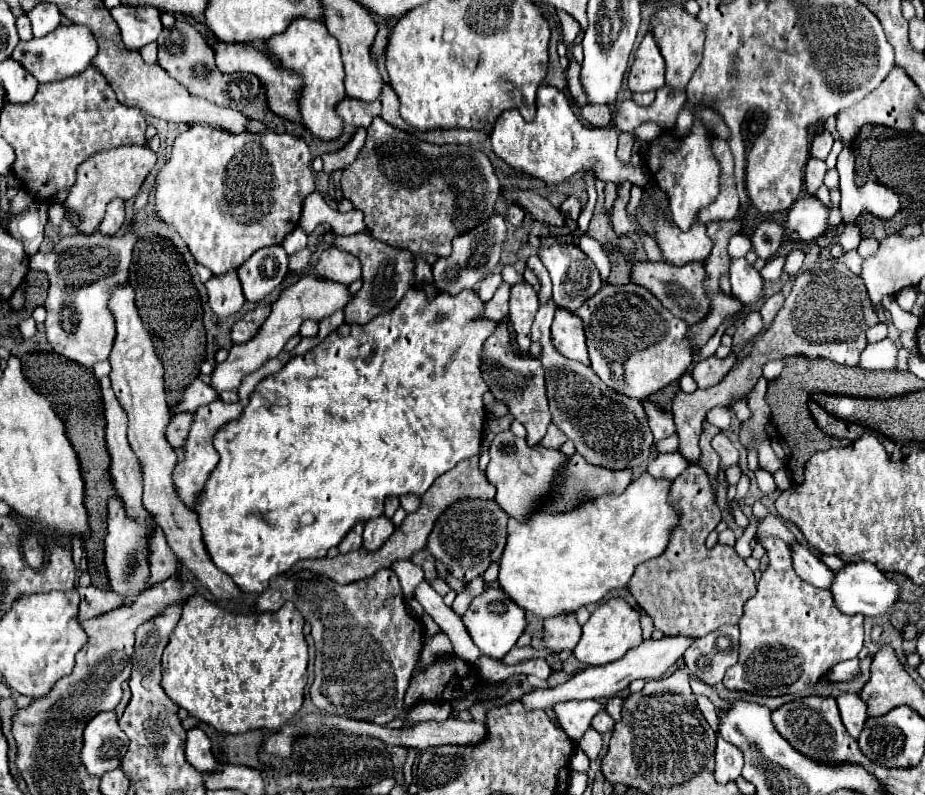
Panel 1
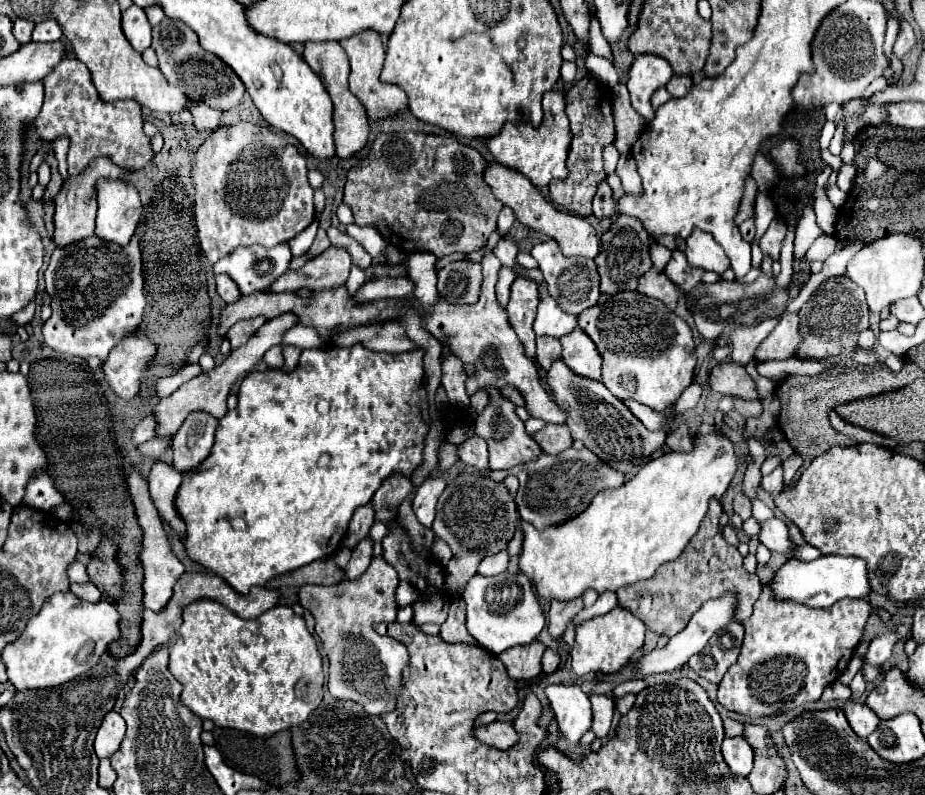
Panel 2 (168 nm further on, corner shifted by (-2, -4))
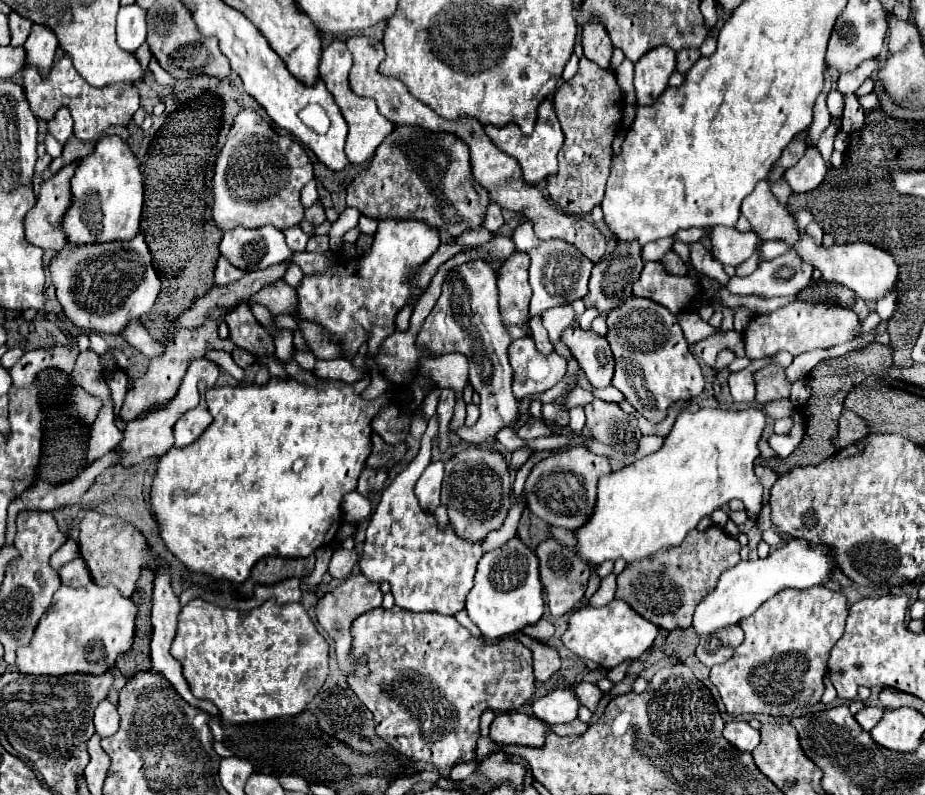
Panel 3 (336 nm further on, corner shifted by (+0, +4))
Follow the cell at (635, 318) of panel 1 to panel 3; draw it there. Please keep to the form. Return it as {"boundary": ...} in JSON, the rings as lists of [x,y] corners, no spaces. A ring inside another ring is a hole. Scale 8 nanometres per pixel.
{"boundary":[[[631,297],[623,307],[609,313],[607,325],[607,341],[615,355],[615,375],[611,385],[619,389],[647,421],[655,425],[661,423],[673,403],[693,399],[703,391],[705,381],[701,367],[689,353],[677,317],[663,305],[653,303],[651,299]]]}

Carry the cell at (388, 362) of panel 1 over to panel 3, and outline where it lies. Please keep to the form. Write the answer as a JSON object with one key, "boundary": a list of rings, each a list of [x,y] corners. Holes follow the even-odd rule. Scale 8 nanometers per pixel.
{"boundary":[[[369,377],[353,383],[353,385],[347,385],[347,383],[341,383],[341,381],[321,381],[319,379],[319,385],[317,387],[309,387],[309,385],[303,385],[303,383],[297,383],[295,379],[271,379],[267,385],[237,385],[237,387],[211,387],[207,389],[207,395],[205,395],[205,401],[207,401],[207,409],[209,413],[213,415],[213,423],[203,431],[203,435],[179,449],[179,447],[171,447],[157,463],[157,471],[155,471],[155,477],[153,477],[153,483],[151,483],[151,493],[149,493],[149,499],[151,499],[151,513],[153,513],[153,519],[159,527],[159,535],[165,543],[165,547],[193,573],[203,573],[203,575],[211,575],[219,581],[229,581],[233,585],[241,585],[247,575],[251,573],[253,565],[263,559],[263,557],[269,557],[269,555],[281,555],[281,557],[307,557],[311,553],[315,553],[315,549],[319,547],[325,547],[329,545],[337,531],[339,531],[339,525],[341,525],[341,499],[345,493],[353,491],[357,487],[357,479],[365,467],[365,459],[369,455],[369,449],[371,449],[371,419],[379,413],[379,409],[391,401],[395,397],[395,391],[391,393],[385,393],[381,395],[379,399],[361,399],[361,393],[365,391],[365,387],[369,385]],[[295,459],[303,459],[305,461],[305,467],[295,473],[291,469],[293,461]]]}

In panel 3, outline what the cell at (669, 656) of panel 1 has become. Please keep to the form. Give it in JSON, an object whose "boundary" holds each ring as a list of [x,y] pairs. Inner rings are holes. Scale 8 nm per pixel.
{"boundary":[[[799,539],[785,543],[781,549],[769,553],[765,559],[739,561],[733,569],[721,575],[715,591],[699,603],[693,617],[693,629],[699,635],[707,635],[727,625],[735,625],[739,623],[739,619],[751,615],[761,603],[765,603],[781,589],[809,589],[813,585],[821,585],[821,581],[829,579],[831,569],[837,569],[837,565],[831,559],[827,547],[809,547],[809,543]]]}

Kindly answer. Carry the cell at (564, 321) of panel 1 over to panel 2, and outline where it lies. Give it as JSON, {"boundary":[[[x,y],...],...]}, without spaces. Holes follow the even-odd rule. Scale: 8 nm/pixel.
{"boundary":[[[575,327],[559,341],[563,347],[561,357],[567,367],[571,367],[577,375],[583,375],[589,379],[601,379],[601,355],[597,353],[597,347],[585,335],[583,329]]]}

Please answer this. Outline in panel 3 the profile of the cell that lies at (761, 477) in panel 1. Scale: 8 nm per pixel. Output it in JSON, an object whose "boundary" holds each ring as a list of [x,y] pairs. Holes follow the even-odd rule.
{"boundary":[[[795,409],[791,413],[791,419],[793,419],[793,427],[791,427],[791,433],[787,435],[771,435],[769,439],[769,445],[775,449],[775,453],[779,457],[787,457],[791,451],[795,451],[801,441],[803,441],[803,435],[805,435],[805,417],[799,409]]]}

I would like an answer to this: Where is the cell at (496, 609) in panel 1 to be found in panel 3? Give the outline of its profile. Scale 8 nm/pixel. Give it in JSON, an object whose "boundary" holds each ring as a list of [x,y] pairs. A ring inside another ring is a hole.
{"boundary":[[[513,537],[505,545],[491,549],[477,565],[475,585],[467,595],[467,613],[485,637],[495,639],[515,633],[543,617],[543,585],[539,579],[537,555],[519,539]]]}

